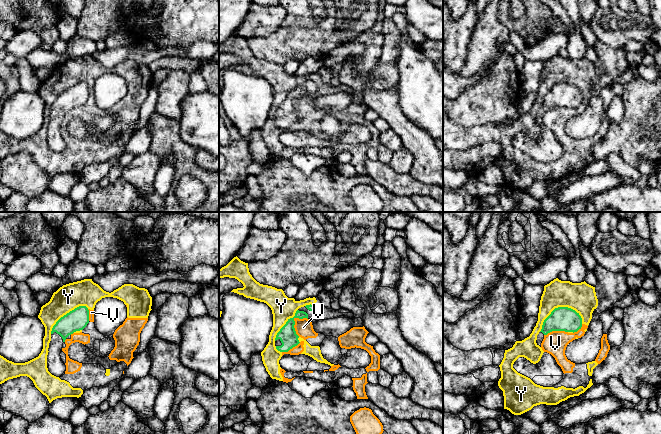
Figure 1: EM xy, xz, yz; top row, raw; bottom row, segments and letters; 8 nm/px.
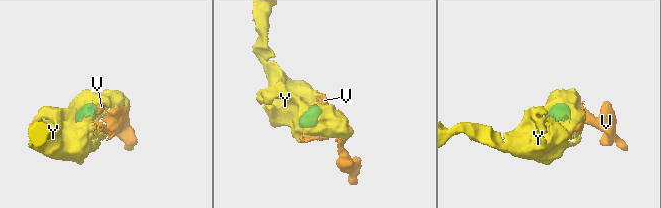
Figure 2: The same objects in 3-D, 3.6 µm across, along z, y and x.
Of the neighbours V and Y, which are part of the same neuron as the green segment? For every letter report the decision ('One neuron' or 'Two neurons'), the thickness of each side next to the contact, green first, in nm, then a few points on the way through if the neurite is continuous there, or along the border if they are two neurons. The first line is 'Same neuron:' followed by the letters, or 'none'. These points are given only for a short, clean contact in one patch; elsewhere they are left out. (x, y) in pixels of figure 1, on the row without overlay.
Same neuron: none
V: Two neurons. Thickness 140 nm (green) against 140 nm
Y: Two neurons. Thickness 190 nm (green) against 240 nm

